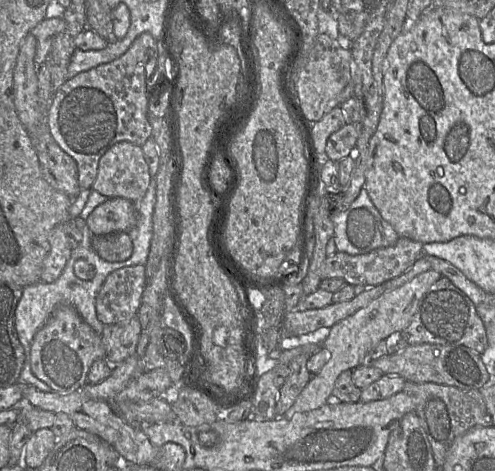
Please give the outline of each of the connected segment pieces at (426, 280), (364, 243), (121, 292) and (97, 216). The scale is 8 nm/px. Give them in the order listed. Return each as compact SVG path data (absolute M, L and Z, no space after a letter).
M432 269L423 272L402 286L384 292L366 307L334 324L330 328L330 334L323 342L323 347L330 352L329 360L317 374L312 375L283 417L290 419L296 413L315 410L332 401L331 394L338 376L345 370L353 370L362 364L366 364L366 356L371 349L392 333L404 330L410 324L424 294L441 276L440 273Z
M362 188L358 197L349 208L332 216L334 223L334 241L338 252L350 255L366 254L377 248L393 246L399 236L394 228L382 218L374 206L366 189Z
M144 265L110 273L96 297L96 314L104 325L126 322L137 315L146 286Z
M108 198L91 212L86 222L94 236L129 233L137 224L134 202L125 198Z

